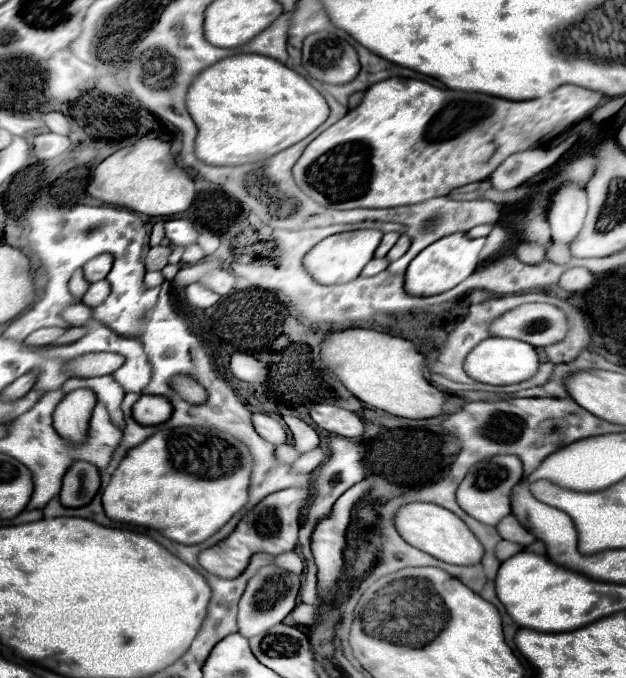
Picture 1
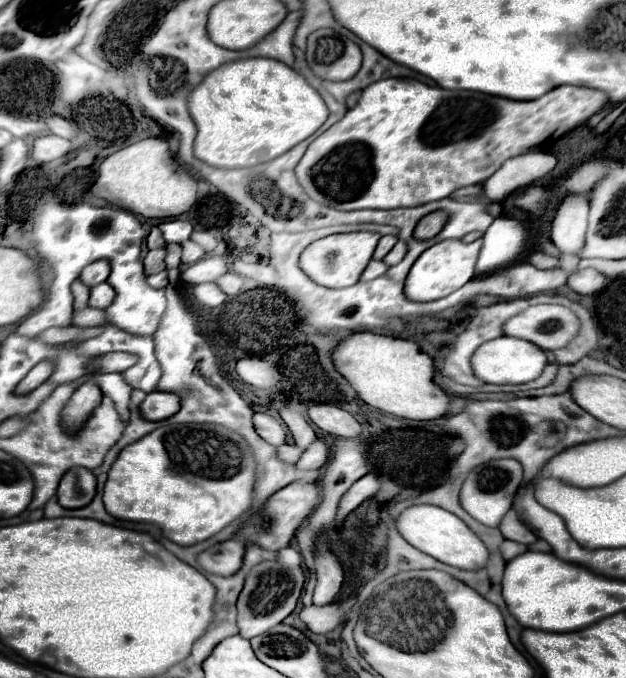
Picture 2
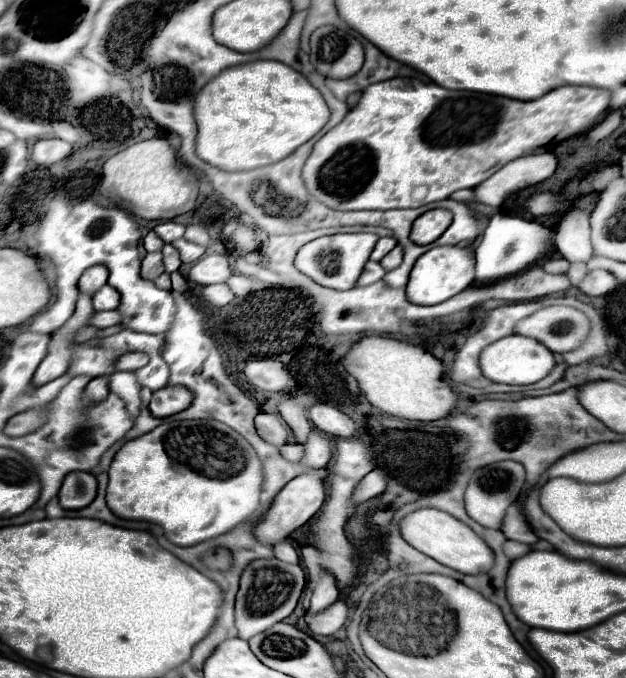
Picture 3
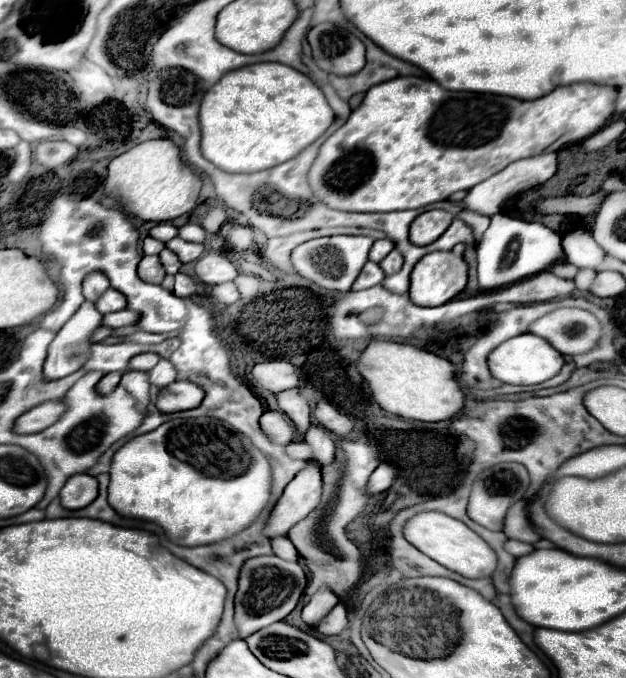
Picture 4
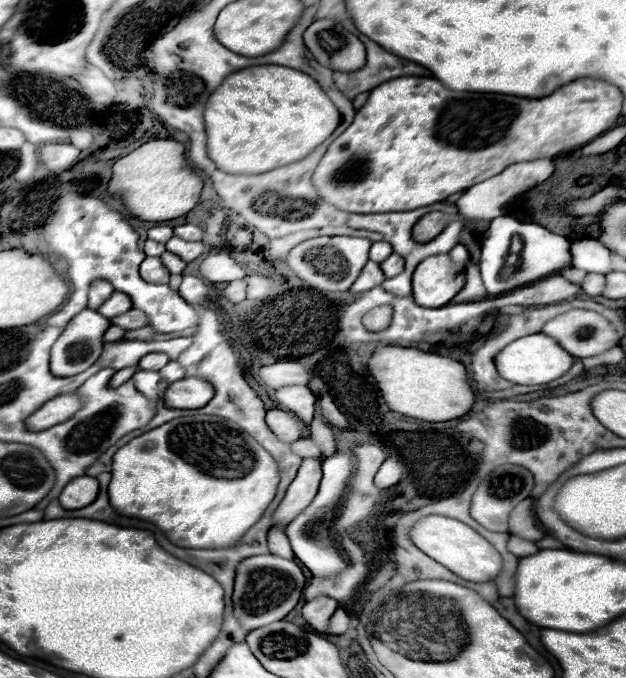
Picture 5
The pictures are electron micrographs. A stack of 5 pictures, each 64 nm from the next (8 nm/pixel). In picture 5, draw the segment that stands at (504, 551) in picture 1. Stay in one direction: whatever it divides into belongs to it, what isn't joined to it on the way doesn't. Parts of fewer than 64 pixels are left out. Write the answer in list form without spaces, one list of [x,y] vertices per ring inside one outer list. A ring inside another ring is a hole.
[[[510,536],[510,540],[508,540],[508,550],[510,550],[514,556],[524,558],[524,556],[532,556],[532,554],[538,552],[540,548],[538,548],[534,542],[530,542],[530,540],[522,540],[520,536]]]

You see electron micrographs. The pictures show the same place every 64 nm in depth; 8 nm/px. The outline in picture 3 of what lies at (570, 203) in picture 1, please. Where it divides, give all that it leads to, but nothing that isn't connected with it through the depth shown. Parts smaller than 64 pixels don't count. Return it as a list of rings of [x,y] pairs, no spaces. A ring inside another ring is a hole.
[[[580,208],[568,210],[556,228],[556,248],[568,262],[588,262],[594,258],[590,244],[588,212]]]

